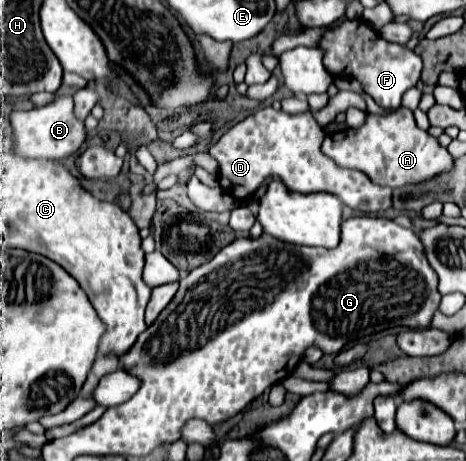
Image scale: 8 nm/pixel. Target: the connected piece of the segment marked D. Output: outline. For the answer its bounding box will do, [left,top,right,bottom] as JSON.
[209,108,391,214]

